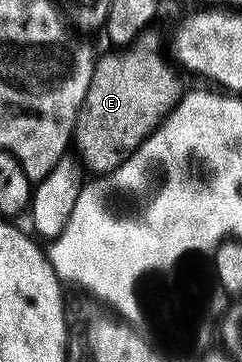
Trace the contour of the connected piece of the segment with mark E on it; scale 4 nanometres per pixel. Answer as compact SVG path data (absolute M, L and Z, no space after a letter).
M149 35L137 36L123 51L109 50L113 52L103 55L100 53L94 61L91 84L81 103L75 129L75 148L81 151L79 156L86 169L89 167L93 172L107 171L108 173L110 170L120 168L129 159L131 153L136 151L136 148L157 128L159 121L170 111L171 106L176 104L183 95L181 80L177 77L178 69L168 68L164 64L165 56L161 53L160 38Z

